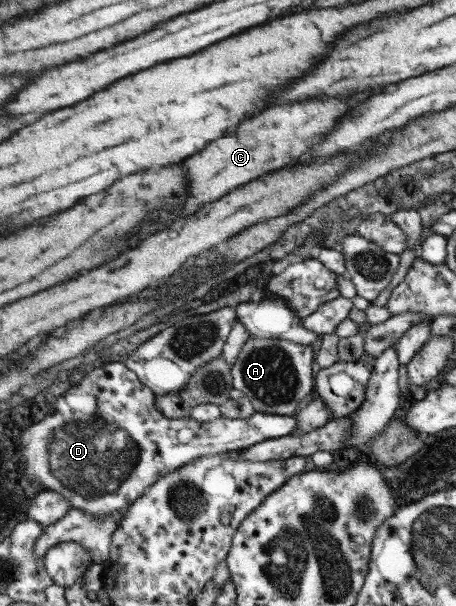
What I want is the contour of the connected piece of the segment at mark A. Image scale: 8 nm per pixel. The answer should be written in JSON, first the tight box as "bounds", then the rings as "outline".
{"bounds":[233,337,316,415],"outline":[[[249,337],[233,364],[234,389],[246,393],[252,399],[257,412],[295,415],[301,409],[301,401],[316,385],[313,367],[313,347],[300,345],[283,338]]]}

